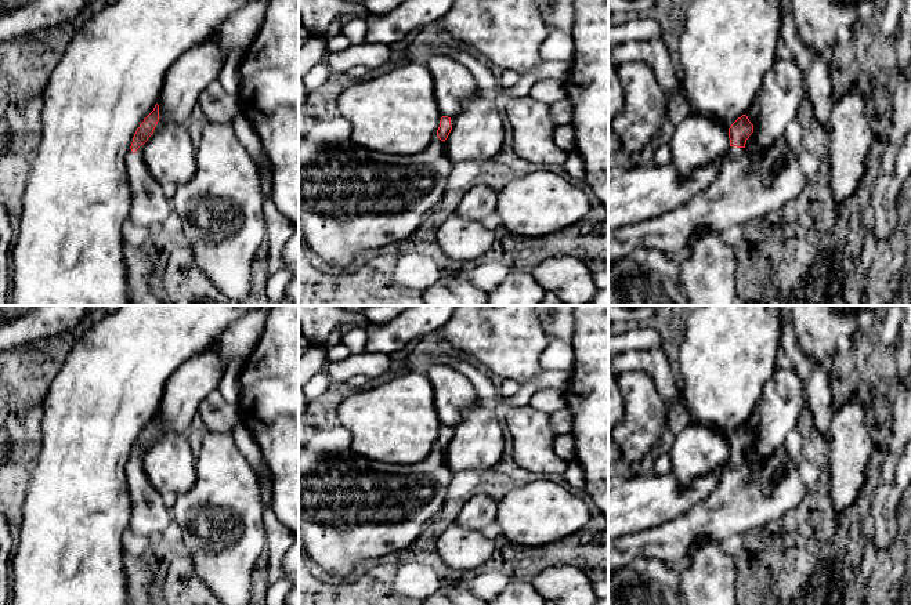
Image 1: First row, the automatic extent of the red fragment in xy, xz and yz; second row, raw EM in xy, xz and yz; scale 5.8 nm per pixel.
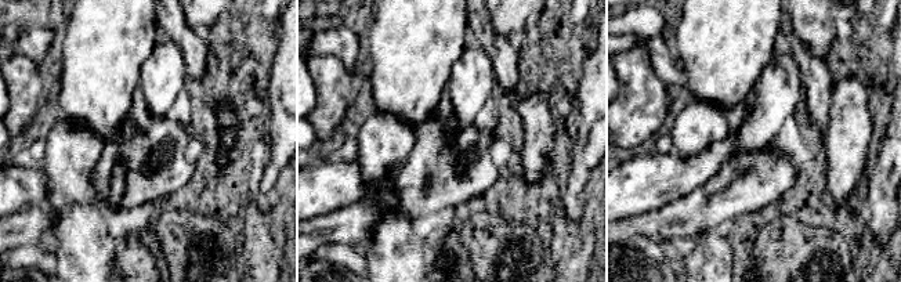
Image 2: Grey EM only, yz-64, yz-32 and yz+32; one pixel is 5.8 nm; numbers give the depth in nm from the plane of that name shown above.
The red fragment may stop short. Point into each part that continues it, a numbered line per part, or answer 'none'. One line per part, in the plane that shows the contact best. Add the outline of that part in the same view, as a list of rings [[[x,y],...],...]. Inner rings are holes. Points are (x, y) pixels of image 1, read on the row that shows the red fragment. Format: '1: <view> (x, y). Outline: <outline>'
1: xy (148, 205). Outline: [[[144,145],[135,153],[129,149],[126,159],[130,185],[130,215],[134,224],[151,227],[165,221],[171,204],[165,195],[163,185],[148,171],[142,152]]]

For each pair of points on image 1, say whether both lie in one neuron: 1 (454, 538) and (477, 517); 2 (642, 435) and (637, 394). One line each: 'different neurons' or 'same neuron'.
1: different neurons
2: same neuron

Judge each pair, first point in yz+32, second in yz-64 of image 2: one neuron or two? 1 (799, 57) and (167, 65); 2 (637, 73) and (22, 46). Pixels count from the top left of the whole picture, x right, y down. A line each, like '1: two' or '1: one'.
1: two
2: two

